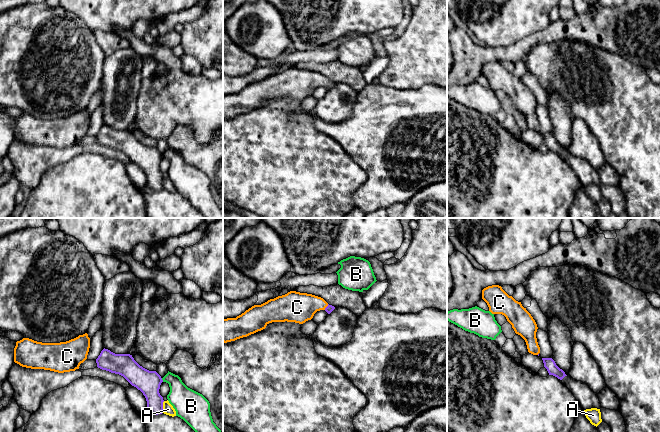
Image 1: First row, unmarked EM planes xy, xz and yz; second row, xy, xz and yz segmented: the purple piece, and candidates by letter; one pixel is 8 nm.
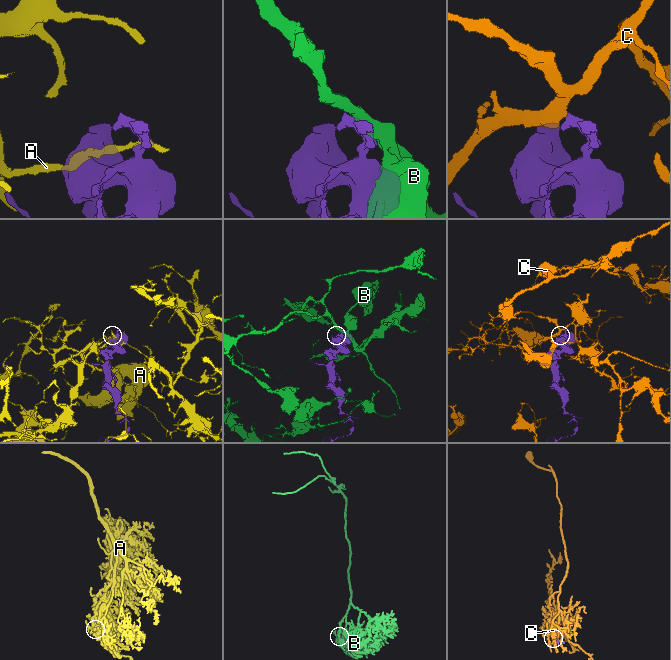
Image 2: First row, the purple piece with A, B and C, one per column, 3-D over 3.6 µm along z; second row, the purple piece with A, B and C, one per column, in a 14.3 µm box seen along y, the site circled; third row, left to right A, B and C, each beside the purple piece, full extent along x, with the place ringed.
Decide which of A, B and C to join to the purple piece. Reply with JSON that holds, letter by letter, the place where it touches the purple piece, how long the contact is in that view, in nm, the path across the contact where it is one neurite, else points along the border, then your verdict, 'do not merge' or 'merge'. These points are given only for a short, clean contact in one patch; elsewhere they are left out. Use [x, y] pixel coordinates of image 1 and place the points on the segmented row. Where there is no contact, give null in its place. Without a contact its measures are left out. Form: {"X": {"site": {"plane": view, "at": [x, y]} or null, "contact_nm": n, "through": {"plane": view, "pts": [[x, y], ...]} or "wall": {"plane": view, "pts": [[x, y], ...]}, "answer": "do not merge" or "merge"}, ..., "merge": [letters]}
{"A": {"site": {"plane": "xy", "at": [162, 407]}, "contact_nm": 100, "answer": "do not merge"}, "B": {"site": {"plane": "xy", "at": [162, 380]}, "contact_nm": 40, "answer": "do not merge"}, "C": {"site": {"plane": "xz", "at": [326, 307]}, "contact_nm": 60, "through": {"plane": "xz", "pts": [[329, 308], [326, 307], [297, 307]]}, "answer": "merge"}, "merge": ["C"]}

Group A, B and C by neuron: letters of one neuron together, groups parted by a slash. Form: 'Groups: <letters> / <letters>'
Groups: A / B / C

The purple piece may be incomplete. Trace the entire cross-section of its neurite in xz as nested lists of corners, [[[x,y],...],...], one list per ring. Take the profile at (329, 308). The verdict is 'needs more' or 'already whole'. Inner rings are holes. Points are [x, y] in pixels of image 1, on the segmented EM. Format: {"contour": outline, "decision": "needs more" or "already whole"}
{"contour": [[[290,291],[285,295],[270,299],[261,305],[254,305],[236,318],[223,319],[223,342],[231,342],[247,337],[266,328],[272,322],[295,322],[303,324],[311,320],[317,311],[325,310],[330,314],[335,309],[323,298],[296,291]]], "decision": "needs more"}

